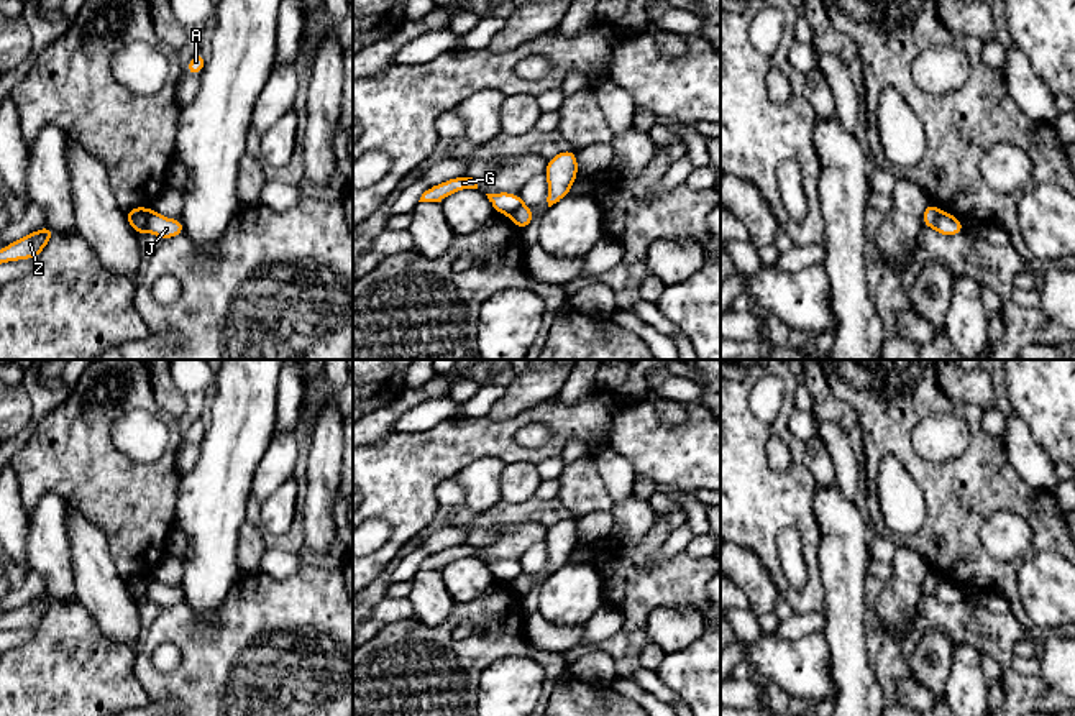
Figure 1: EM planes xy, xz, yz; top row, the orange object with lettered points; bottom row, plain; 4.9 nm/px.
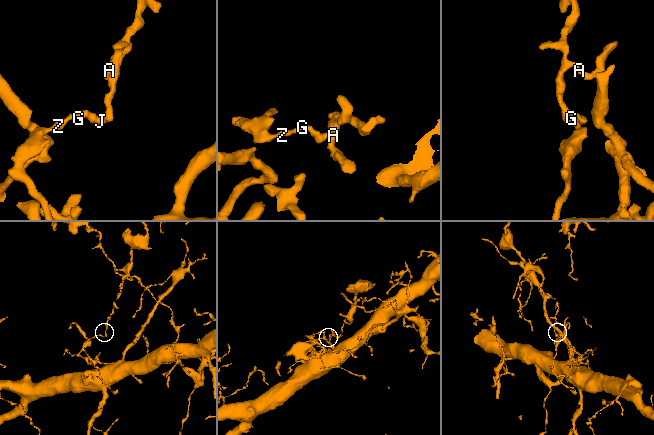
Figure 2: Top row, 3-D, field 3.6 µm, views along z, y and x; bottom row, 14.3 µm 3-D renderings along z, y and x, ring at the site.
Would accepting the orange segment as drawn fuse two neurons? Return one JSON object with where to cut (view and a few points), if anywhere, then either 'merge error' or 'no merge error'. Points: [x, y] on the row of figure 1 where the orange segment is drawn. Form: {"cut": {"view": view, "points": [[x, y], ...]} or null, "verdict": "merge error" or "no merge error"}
{"cut": {"view": "xy", "points": [[153, 211], [143, 232]]}, "verdict": "merge error"}

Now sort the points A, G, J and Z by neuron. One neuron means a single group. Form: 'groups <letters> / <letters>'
groups A J / G Z

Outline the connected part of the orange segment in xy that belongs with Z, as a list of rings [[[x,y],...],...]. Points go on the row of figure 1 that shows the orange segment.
[[[44,223],[43,230],[31,232],[23,238],[2,248],[0,263],[20,261],[30,258],[36,259],[54,235],[56,235],[54,230],[48,223]]]

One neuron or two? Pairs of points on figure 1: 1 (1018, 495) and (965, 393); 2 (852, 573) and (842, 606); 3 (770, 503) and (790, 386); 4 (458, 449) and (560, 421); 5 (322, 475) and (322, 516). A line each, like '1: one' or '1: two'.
1: two
2: one
3: one
4: one
5: one

